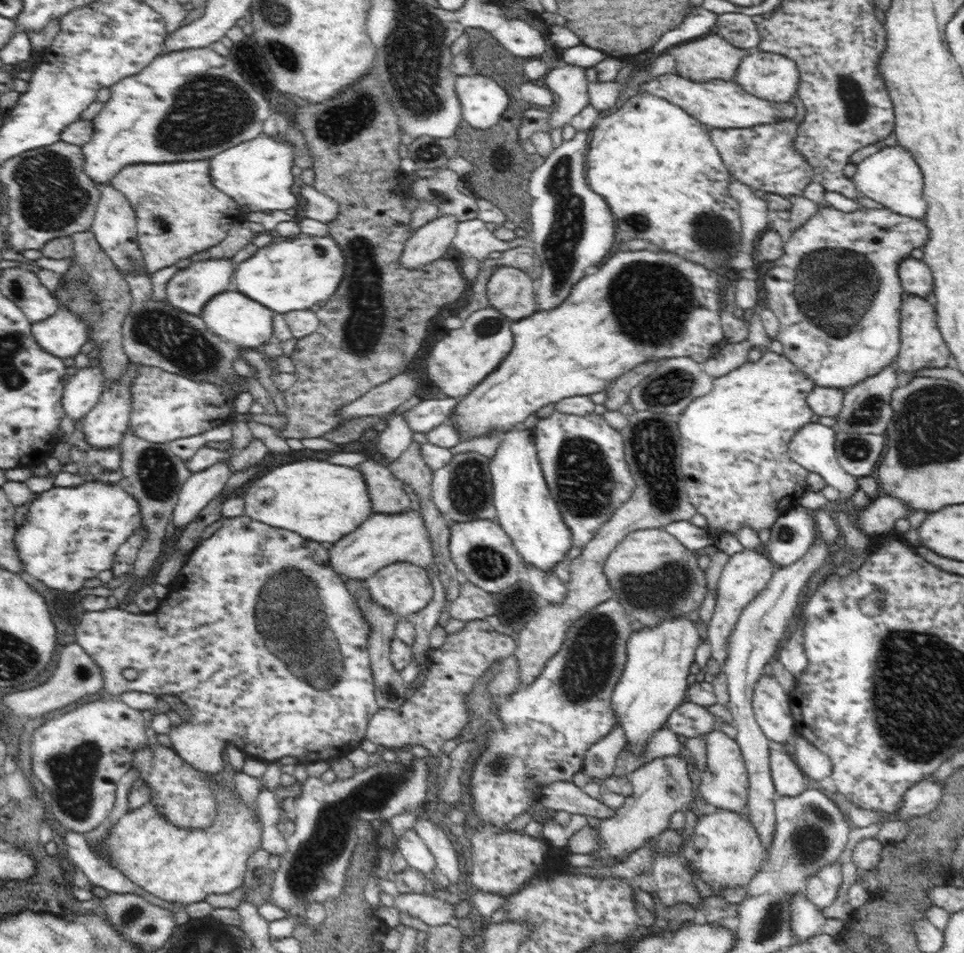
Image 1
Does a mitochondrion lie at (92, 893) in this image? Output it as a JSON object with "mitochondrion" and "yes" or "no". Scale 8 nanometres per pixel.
{"mitochondrion":"no"}

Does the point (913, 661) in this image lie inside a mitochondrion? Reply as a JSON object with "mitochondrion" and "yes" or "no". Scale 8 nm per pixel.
{"mitochondrion":"yes"}

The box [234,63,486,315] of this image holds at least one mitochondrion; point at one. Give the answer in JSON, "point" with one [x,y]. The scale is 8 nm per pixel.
{"point":[349,117]}

